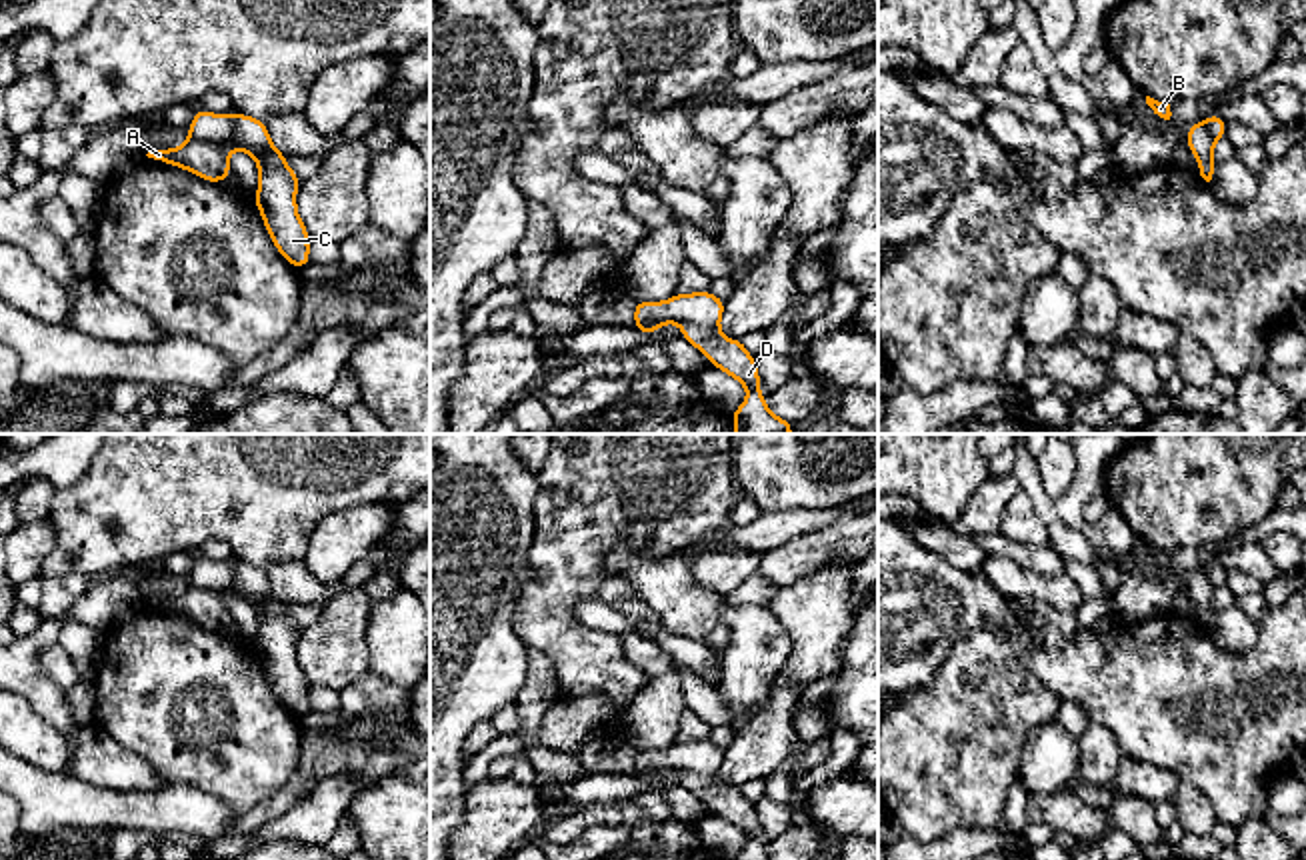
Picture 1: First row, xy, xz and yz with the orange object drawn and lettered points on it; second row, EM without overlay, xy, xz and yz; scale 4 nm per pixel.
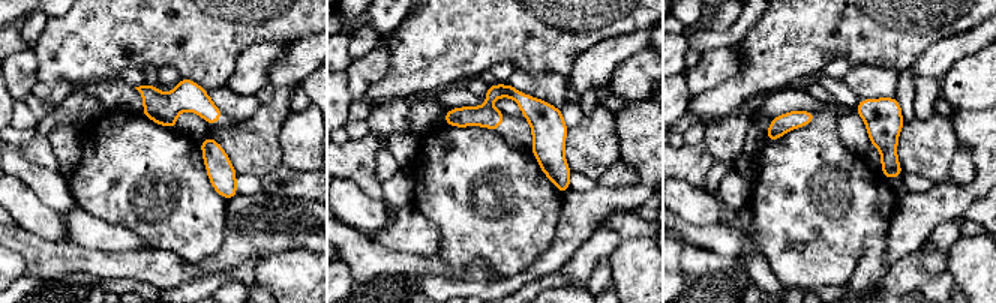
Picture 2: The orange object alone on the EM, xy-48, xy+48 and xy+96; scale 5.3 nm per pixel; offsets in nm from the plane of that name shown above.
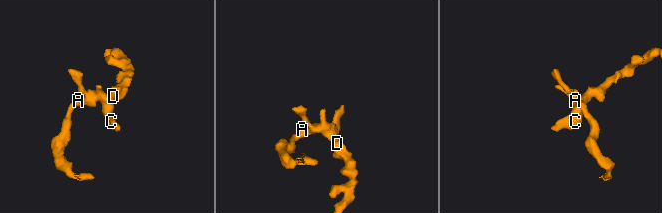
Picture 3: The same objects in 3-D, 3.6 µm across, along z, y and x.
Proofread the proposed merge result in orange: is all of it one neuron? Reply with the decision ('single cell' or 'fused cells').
fused cells

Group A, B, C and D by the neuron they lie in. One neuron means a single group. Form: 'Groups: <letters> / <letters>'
Groups: A B / C D

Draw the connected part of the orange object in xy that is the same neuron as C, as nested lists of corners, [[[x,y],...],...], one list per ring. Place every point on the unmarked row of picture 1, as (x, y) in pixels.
[[[252,602],[260,618],[260,636],[254,642],[264,674],[276,698],[296,716],[310,712],[310,682],[296,658],[296,636],[302,630],[284,606]]]

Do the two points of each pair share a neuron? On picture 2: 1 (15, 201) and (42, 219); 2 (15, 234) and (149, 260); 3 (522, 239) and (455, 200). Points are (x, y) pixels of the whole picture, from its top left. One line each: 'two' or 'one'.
1: one
2: one
3: one

